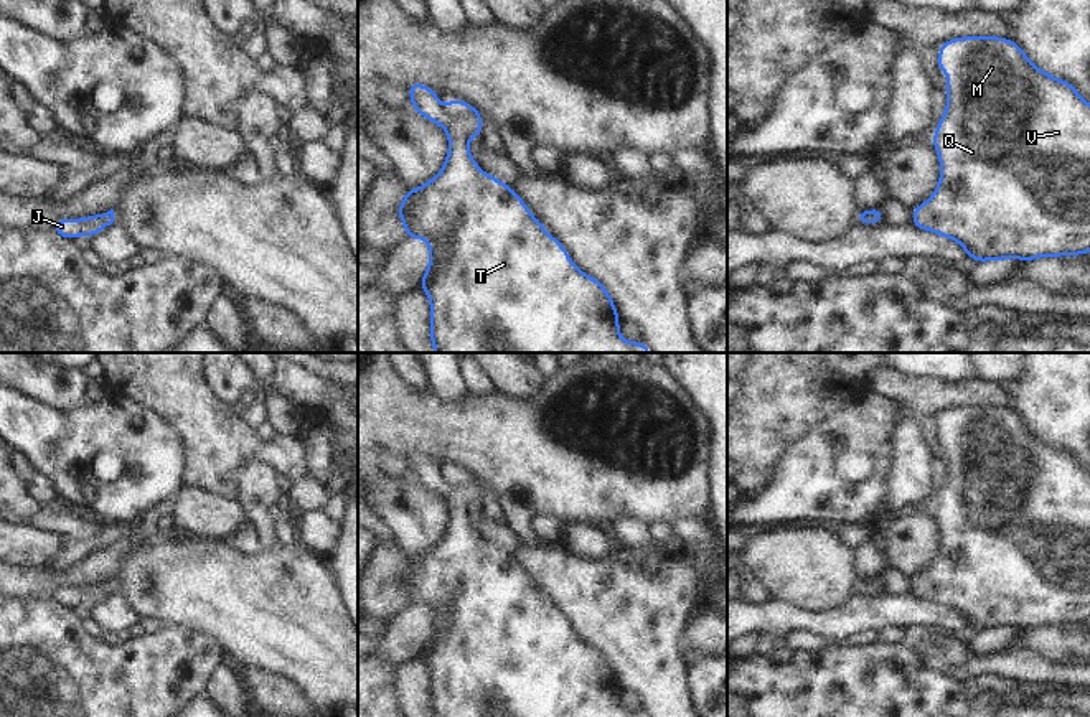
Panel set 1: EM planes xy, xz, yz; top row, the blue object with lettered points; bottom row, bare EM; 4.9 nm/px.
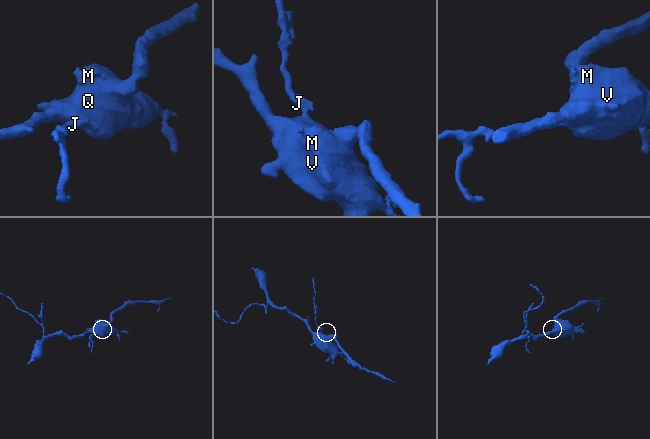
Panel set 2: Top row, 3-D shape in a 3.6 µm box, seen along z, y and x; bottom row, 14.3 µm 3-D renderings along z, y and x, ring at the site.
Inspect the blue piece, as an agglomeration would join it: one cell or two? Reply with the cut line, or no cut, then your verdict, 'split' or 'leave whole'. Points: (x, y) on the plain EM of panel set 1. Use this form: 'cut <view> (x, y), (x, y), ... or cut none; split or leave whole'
cut none; leave whole

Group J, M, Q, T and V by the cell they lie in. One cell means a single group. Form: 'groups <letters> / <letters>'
groups J M Q T V

